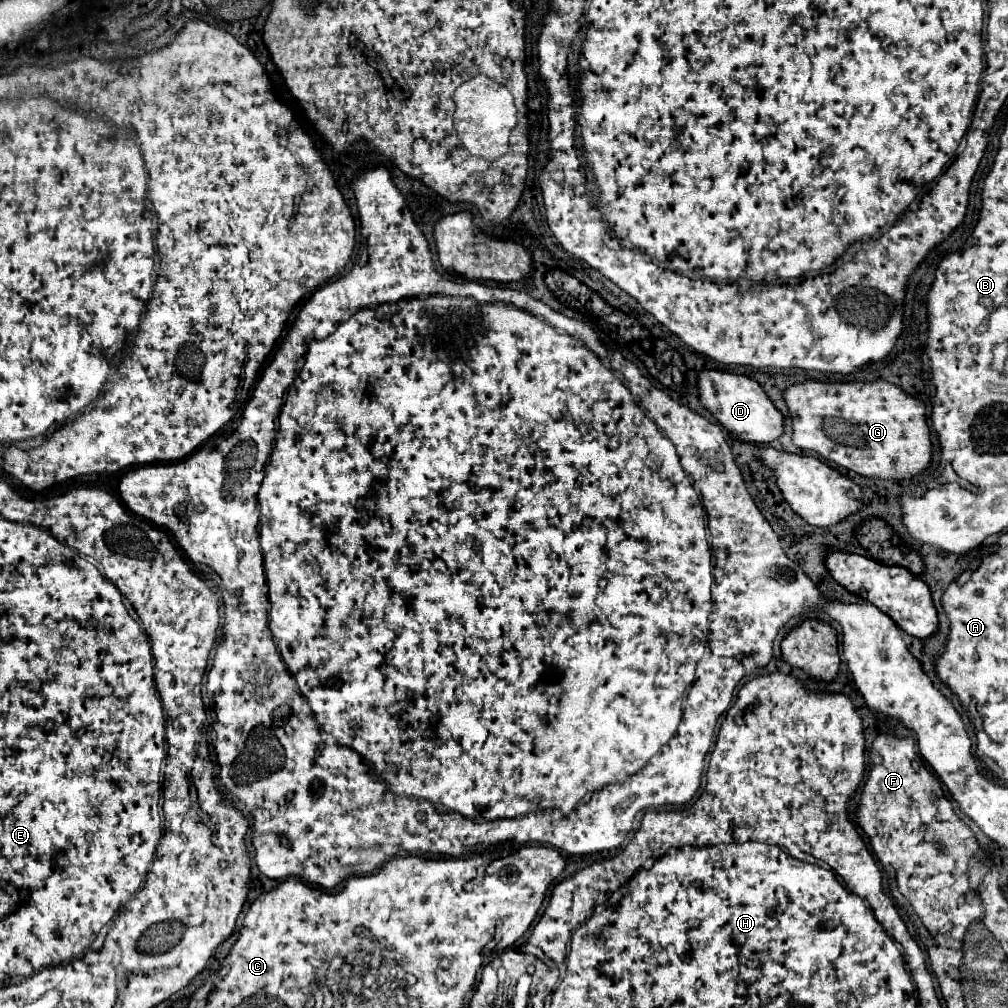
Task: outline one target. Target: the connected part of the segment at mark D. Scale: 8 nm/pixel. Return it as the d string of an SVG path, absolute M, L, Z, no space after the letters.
M704 369L698 373L698 399L700 405L710 411L710 415L734 437L740 441L752 441L752 443L764 443L778 439L782 435L782 415L774 407L774 403L768 399L768 395L762 391L762 387L744 375L728 373L728 371L714 371Z

